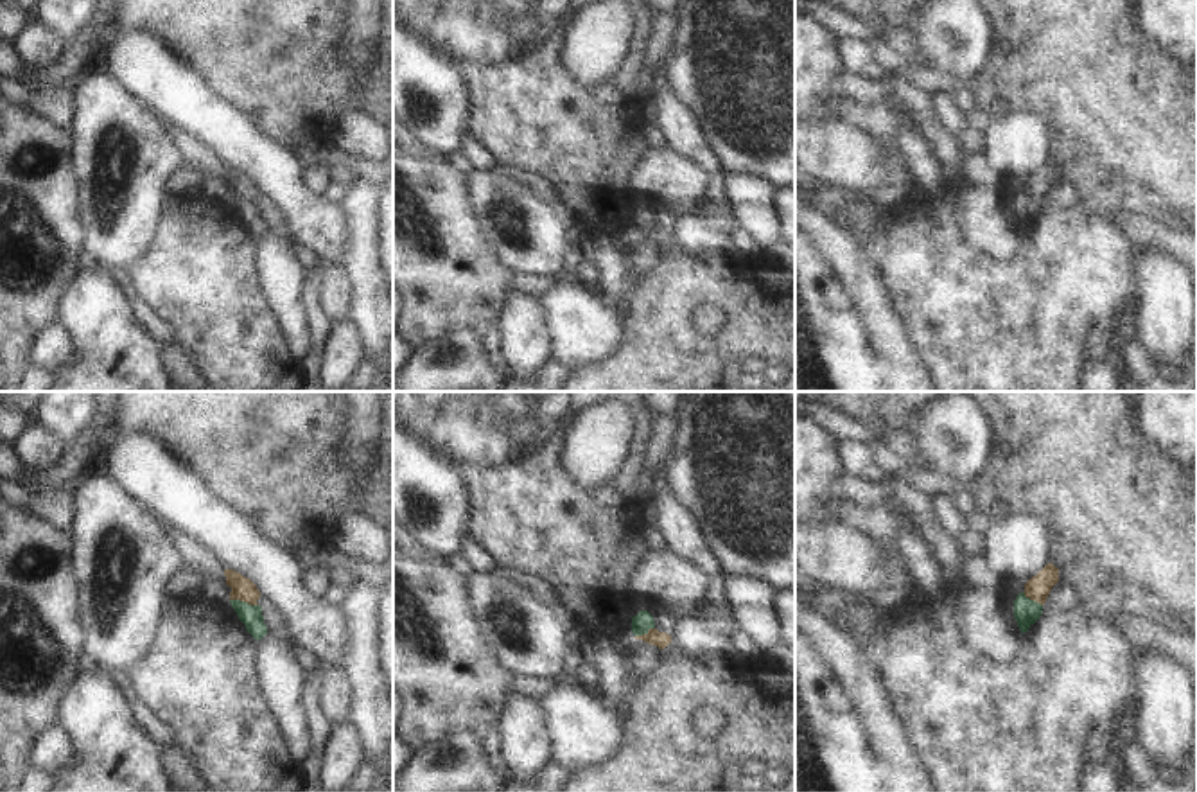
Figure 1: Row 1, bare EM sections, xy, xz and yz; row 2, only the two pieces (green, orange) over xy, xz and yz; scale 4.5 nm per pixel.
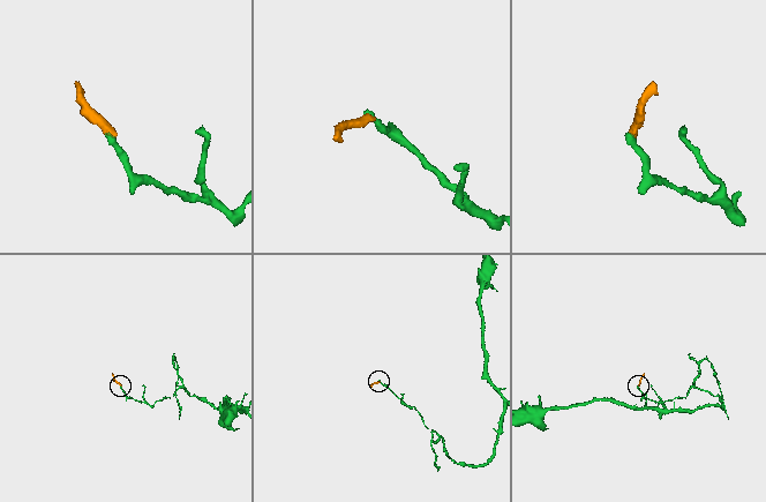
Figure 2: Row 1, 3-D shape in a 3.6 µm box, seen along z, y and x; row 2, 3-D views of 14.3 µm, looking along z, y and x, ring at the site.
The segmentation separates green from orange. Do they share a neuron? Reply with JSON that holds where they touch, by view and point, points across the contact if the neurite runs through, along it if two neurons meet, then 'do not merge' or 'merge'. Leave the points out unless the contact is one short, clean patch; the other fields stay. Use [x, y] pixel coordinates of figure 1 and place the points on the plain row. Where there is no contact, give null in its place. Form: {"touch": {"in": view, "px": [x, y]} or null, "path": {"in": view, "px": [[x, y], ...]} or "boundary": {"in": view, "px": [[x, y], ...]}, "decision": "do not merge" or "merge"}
{"touch": {"in": "xy", "px": [244, 200]}, "boundary": {"in": "xy", "px": [[230, 196], [257, 203]]}, "decision": "do not merge"}

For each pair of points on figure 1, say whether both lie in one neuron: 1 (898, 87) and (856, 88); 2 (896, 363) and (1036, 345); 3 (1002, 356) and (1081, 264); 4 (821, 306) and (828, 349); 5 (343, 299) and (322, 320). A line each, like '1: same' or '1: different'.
1: same
2: different
3: same
4: same
5: different

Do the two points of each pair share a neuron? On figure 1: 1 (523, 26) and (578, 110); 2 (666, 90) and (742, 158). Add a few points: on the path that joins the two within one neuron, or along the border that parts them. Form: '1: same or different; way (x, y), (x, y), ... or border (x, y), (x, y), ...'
1: same; way (523, 47), (526, 58), (557, 88)
2: different; border (675, 90), (695, 112), (722, 160)

